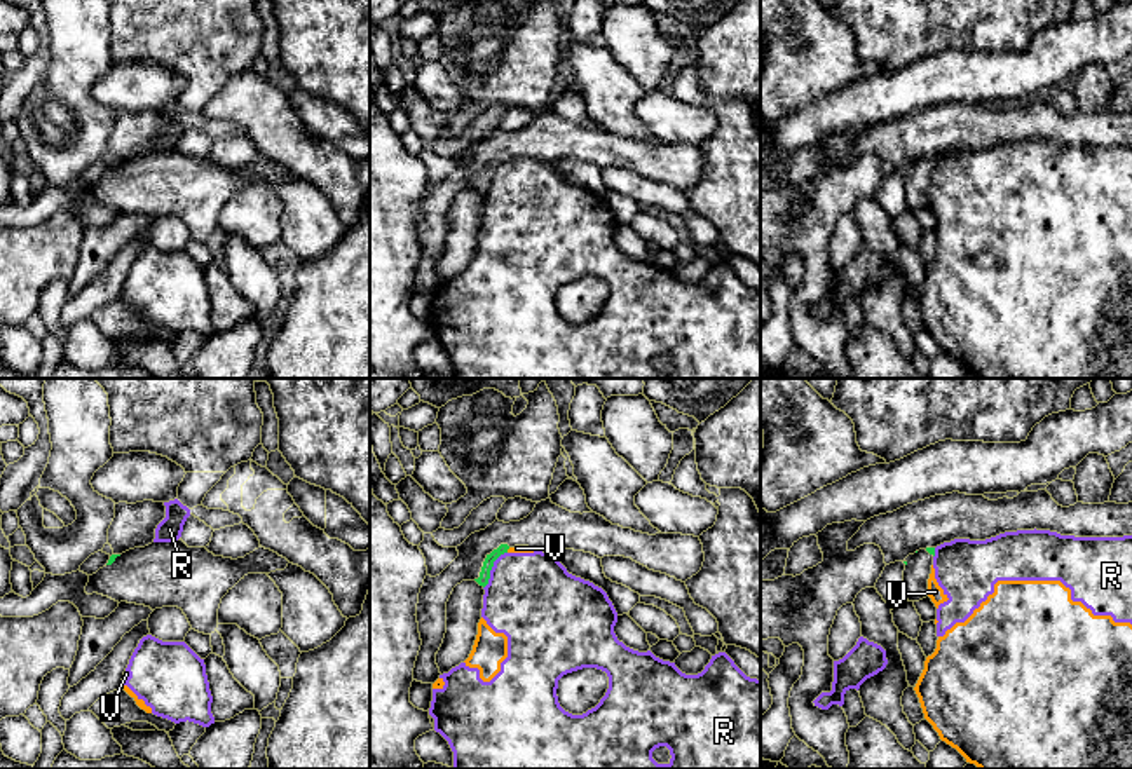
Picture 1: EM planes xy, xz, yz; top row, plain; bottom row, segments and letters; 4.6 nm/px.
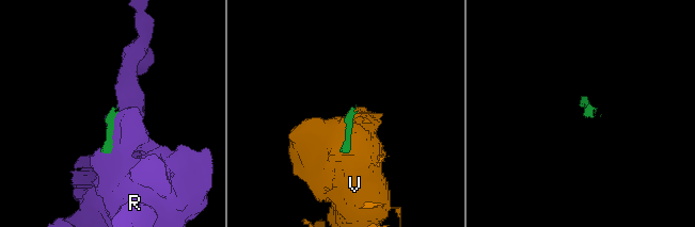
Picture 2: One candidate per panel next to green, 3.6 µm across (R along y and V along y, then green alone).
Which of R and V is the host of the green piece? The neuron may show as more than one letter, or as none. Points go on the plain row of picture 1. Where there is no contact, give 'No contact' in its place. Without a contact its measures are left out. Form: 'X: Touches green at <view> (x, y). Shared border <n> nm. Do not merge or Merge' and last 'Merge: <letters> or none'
R: Touches green at xz (490, 178). Shared border 200 nm. Do not merge
V: Touches green at xz (508, 157). Shared border 30 nm. Do not merge
Merge: none

